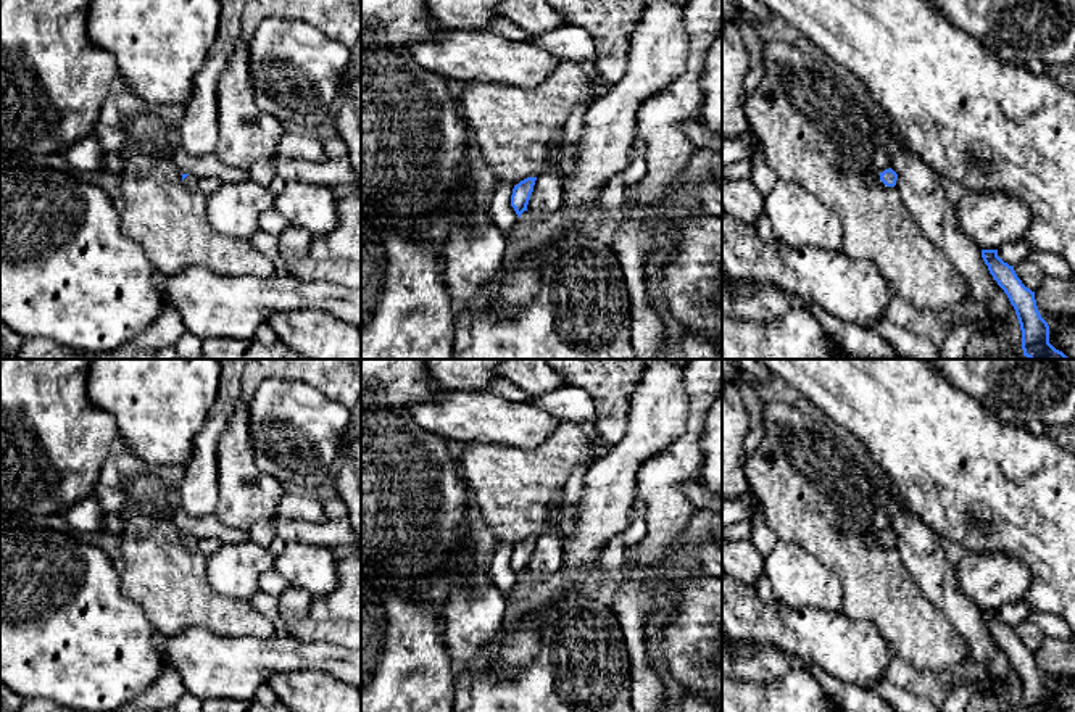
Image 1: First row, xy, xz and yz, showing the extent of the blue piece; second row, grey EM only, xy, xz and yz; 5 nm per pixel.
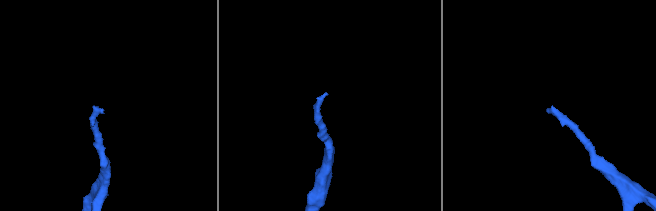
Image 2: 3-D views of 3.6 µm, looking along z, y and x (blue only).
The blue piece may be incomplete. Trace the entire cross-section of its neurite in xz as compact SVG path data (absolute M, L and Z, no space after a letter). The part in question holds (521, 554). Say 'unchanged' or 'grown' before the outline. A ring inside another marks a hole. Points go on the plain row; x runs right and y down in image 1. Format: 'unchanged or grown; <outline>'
unchanged; M527 538L513 549L511 567L514 569L517 578L521 578L524 572L527 572L535 541L537 538Z

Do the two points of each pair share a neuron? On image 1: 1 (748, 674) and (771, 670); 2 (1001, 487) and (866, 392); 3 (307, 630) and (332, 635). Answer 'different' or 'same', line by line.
1: same
2: same
3: same

